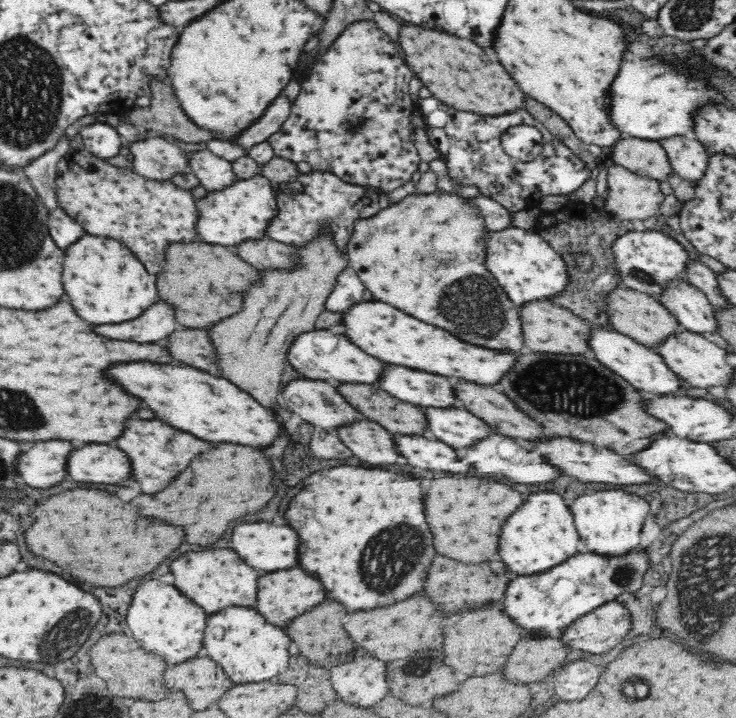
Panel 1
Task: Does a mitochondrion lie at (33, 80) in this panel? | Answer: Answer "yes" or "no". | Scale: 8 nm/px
yes

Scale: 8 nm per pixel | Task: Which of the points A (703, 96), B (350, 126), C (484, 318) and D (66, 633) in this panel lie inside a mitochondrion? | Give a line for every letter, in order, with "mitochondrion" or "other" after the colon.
A: other
B: mitochondrion
C: mitochondrion
D: mitochondrion

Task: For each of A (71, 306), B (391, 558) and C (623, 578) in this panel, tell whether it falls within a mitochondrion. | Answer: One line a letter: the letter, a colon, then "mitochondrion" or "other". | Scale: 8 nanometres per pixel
A: other
B: mitochondrion
C: mitochondrion

